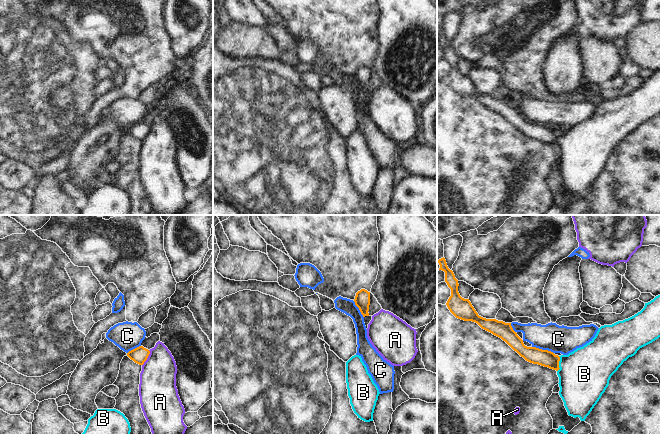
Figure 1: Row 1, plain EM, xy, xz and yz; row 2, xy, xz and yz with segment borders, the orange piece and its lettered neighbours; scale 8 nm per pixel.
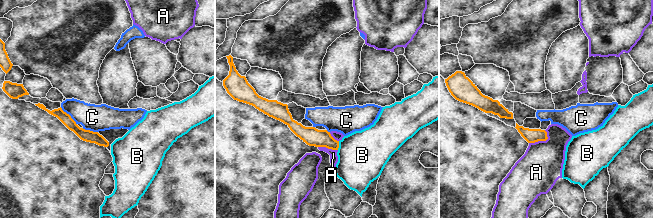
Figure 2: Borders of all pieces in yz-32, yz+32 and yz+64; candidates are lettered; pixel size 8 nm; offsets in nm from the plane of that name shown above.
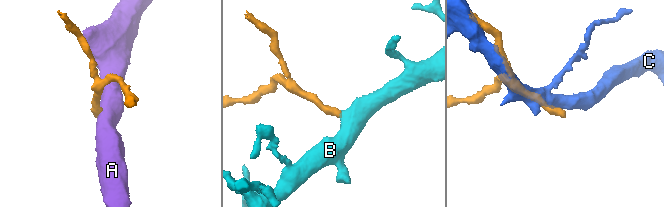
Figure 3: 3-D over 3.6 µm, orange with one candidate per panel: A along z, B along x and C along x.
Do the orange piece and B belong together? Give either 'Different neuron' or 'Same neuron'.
Same neuron

